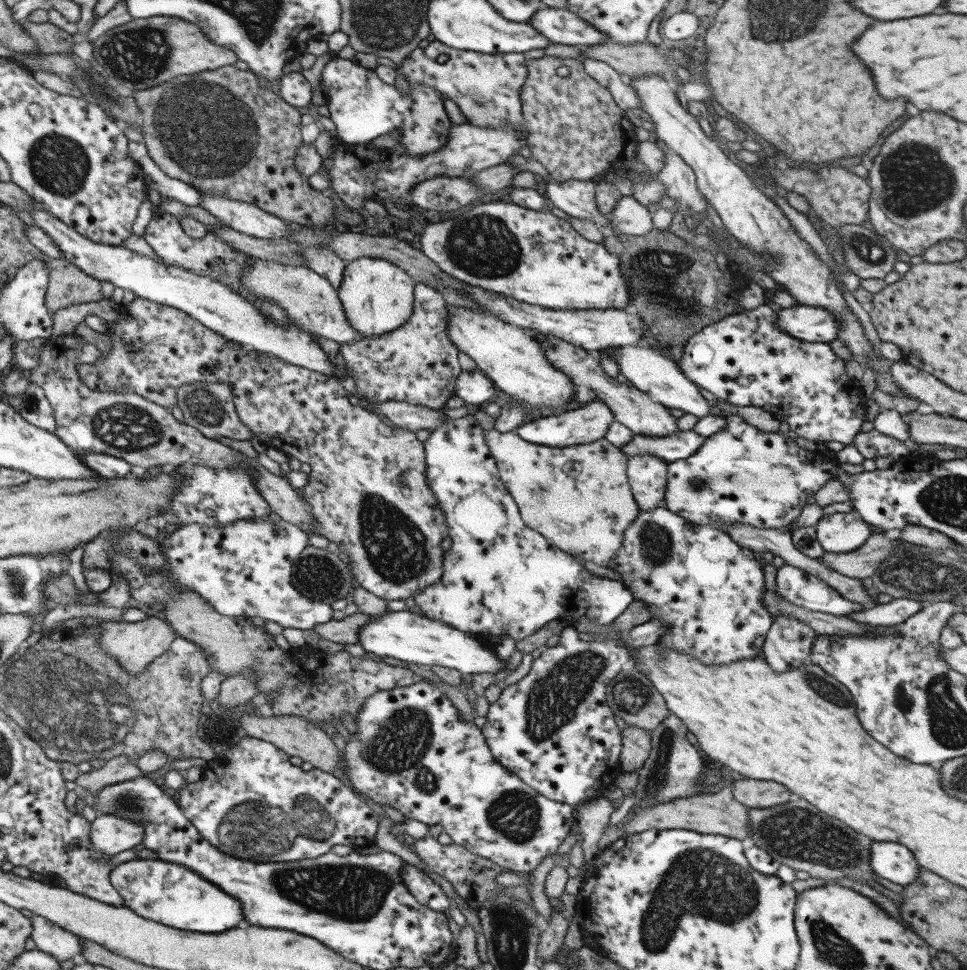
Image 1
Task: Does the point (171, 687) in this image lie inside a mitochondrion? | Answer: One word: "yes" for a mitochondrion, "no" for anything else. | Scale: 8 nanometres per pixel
no

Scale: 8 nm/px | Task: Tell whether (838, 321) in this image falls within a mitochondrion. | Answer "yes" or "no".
no

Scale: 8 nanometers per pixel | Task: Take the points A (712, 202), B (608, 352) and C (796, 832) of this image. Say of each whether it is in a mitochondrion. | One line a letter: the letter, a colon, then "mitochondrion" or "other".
A: other
B: other
C: mitochondrion

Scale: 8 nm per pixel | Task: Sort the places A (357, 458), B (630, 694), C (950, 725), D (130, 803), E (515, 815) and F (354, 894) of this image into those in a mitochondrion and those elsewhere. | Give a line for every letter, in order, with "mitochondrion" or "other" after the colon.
A: other
B: mitochondrion
C: mitochondrion
D: mitochondrion
E: mitochondrion
F: mitochondrion

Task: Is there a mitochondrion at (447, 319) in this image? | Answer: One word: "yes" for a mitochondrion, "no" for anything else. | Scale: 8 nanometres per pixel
no

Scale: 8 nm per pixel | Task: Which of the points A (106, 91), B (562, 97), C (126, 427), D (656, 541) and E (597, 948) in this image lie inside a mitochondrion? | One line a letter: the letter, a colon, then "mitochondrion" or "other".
A: mitochondrion
B: other
C: mitochondrion
D: mitochondrion
E: other

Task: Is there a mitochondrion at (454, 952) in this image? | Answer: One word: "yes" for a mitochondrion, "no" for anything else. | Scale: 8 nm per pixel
no

